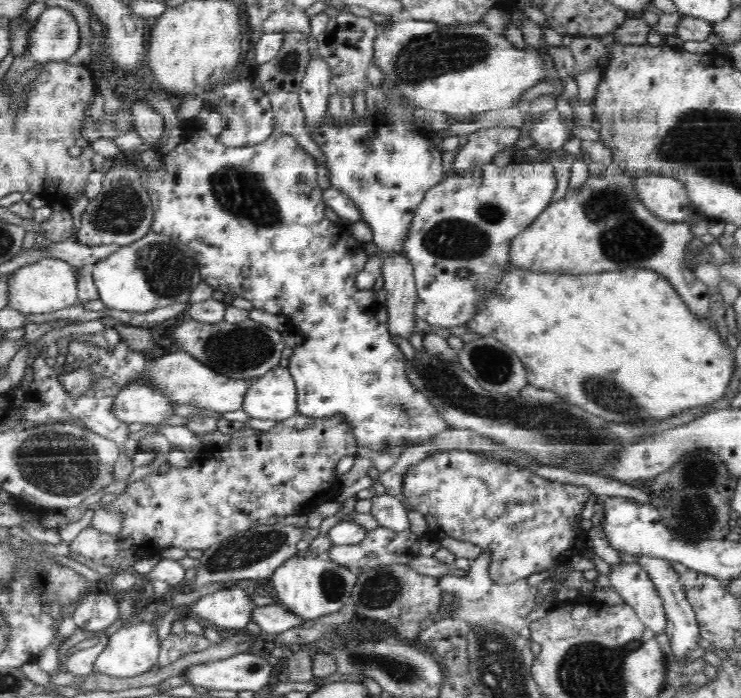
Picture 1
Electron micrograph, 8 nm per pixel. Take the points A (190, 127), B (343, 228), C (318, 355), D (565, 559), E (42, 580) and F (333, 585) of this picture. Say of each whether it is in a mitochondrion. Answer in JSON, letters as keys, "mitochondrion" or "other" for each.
{"A":"other","B":"other","C":"other","D":"other","E":"other","F":"mitochondrion"}

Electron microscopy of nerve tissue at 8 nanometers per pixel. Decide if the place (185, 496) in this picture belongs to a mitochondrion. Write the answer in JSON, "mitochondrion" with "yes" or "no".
{"mitochondrion":"yes"}

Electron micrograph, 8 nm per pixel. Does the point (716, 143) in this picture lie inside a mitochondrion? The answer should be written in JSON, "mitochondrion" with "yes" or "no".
{"mitochondrion":"yes"}

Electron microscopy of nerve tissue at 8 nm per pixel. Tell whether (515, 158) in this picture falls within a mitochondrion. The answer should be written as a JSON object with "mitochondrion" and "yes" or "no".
{"mitochondrion":"no"}

